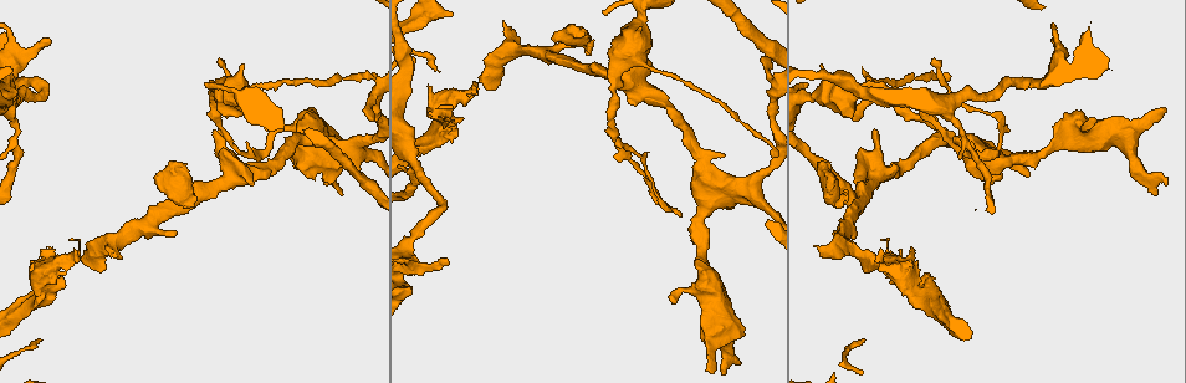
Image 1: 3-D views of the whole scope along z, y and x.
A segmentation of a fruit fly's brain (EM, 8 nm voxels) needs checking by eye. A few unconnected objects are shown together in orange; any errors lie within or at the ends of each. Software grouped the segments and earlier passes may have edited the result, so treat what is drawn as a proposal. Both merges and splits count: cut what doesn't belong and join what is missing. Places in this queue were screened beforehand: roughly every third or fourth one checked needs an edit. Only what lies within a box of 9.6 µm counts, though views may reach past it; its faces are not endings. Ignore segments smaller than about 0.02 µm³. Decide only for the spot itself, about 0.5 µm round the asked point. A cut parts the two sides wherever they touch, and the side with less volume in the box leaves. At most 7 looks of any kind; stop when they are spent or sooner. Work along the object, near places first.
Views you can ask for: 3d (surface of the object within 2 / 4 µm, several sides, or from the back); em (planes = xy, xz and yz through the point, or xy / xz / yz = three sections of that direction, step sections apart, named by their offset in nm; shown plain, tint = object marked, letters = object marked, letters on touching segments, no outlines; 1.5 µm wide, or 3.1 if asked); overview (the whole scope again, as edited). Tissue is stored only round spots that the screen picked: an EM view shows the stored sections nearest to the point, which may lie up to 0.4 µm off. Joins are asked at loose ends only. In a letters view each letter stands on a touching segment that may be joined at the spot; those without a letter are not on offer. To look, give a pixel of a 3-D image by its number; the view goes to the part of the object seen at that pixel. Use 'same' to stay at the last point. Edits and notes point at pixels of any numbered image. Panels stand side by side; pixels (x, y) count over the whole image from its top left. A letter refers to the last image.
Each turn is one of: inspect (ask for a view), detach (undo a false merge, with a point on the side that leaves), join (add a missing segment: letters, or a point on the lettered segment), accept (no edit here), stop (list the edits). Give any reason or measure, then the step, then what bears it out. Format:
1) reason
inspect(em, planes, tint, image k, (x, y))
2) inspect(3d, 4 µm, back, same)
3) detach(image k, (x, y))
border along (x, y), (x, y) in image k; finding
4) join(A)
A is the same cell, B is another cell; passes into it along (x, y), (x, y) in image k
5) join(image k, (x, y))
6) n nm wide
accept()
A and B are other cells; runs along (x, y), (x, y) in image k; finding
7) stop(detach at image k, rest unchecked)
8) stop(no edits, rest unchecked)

thick turns thin
inspect(em, planes, tint, image 1, (357, 144))

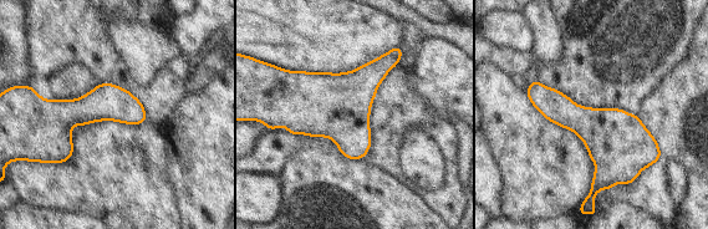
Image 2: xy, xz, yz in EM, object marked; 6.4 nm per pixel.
inspect(em, planes, letters, same)

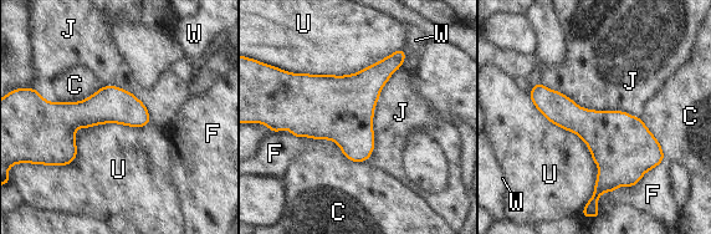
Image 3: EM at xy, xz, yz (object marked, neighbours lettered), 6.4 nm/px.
U touches over 800 nm
accept()
C, F, J, U and W are other cells; border along (537, 81), (642, 120) in image 3; one neuron here

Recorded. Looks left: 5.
thick turns thin
inspect(3d, 4 µm, image 1, (655, 70))

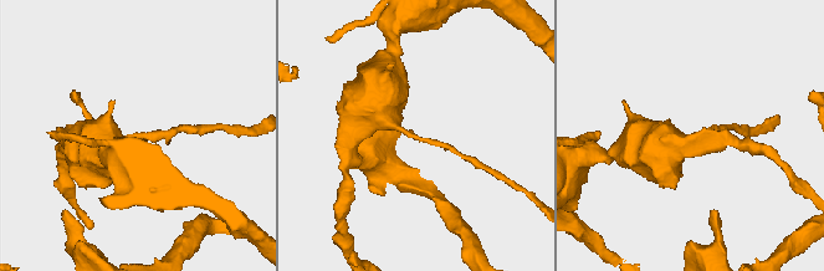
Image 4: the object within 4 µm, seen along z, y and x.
inspect(em, planes, letters, image 4, (141, 137))

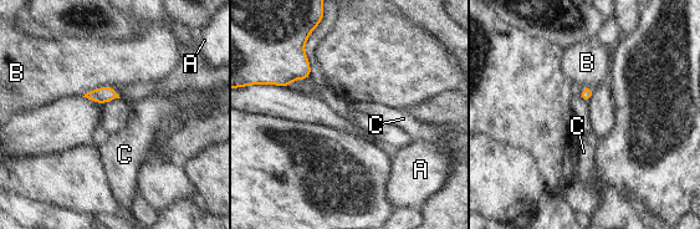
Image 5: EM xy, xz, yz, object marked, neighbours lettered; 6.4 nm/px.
accept()
A, B and C are other cells; all the same neuron

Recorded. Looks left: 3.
inspect(em, planes, tint, image 1, (1004, 126))

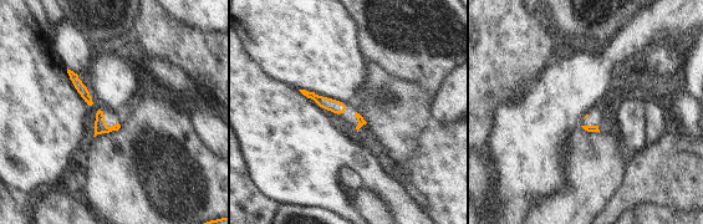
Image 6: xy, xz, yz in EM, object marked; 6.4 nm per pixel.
inspect(em, planes, letters, same)

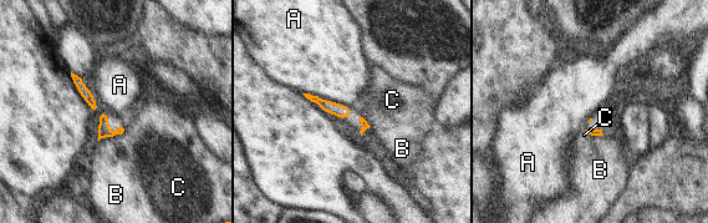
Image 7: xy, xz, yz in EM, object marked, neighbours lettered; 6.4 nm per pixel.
50 nm wide; A touches over 340 nm
accept()
A, B and C are other cells; continuous, no second neuron

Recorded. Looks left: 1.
stop(no edits, rest unchecked)

